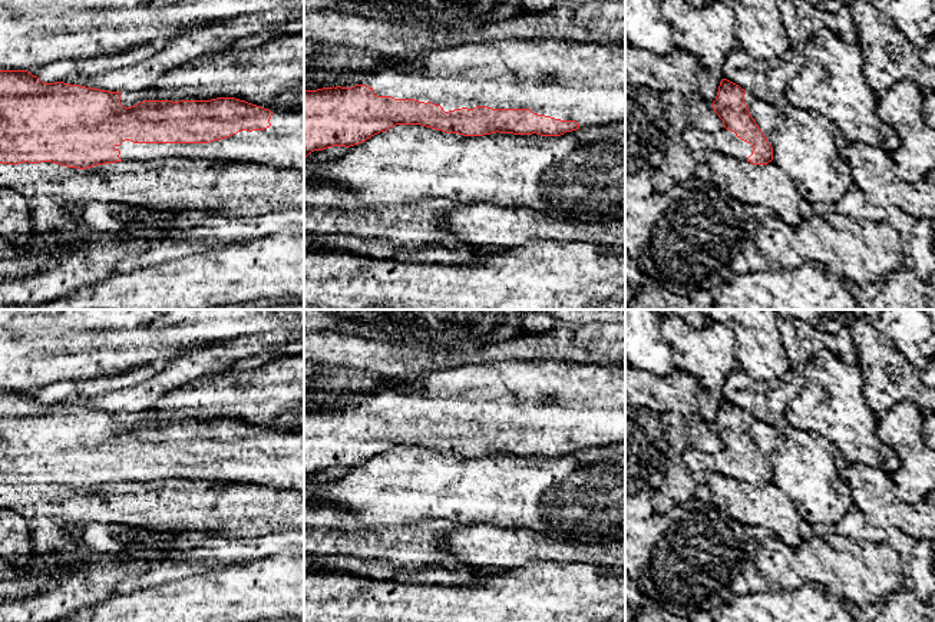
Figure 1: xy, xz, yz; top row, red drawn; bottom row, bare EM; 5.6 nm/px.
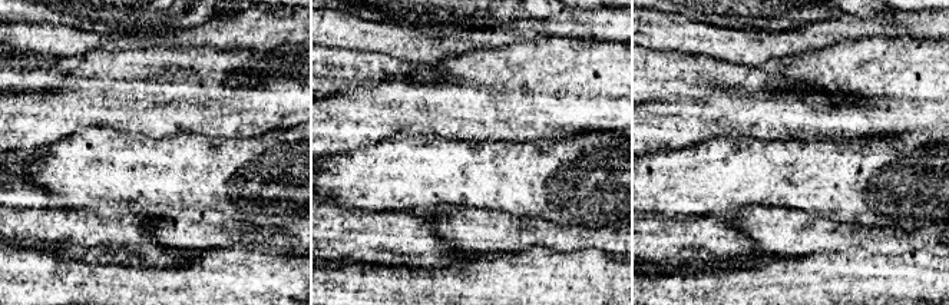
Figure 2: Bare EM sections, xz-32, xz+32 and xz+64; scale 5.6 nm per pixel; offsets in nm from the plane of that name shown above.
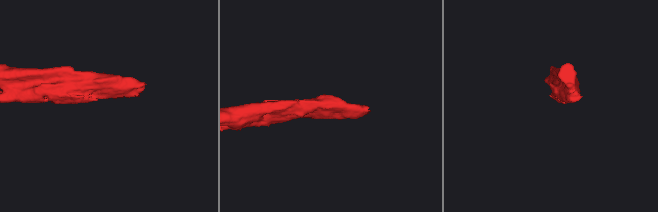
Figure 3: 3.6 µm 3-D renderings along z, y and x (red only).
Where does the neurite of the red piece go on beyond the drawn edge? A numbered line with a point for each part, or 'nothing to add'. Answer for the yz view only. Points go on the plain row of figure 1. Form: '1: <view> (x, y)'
1: yz (723, 462)

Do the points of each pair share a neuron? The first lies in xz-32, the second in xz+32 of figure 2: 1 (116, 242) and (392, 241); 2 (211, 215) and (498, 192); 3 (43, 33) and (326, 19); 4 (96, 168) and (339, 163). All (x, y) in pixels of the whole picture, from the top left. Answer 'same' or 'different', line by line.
1: same
2: different
3: same
4: same

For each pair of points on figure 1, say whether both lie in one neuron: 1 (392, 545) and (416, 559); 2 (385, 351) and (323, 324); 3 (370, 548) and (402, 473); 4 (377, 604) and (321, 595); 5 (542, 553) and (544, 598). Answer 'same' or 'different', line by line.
1: same
2: different
3: different
4: same
5: different

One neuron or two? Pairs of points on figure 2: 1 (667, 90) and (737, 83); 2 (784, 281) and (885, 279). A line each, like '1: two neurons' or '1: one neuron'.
1: one neuron
2: one neuron

